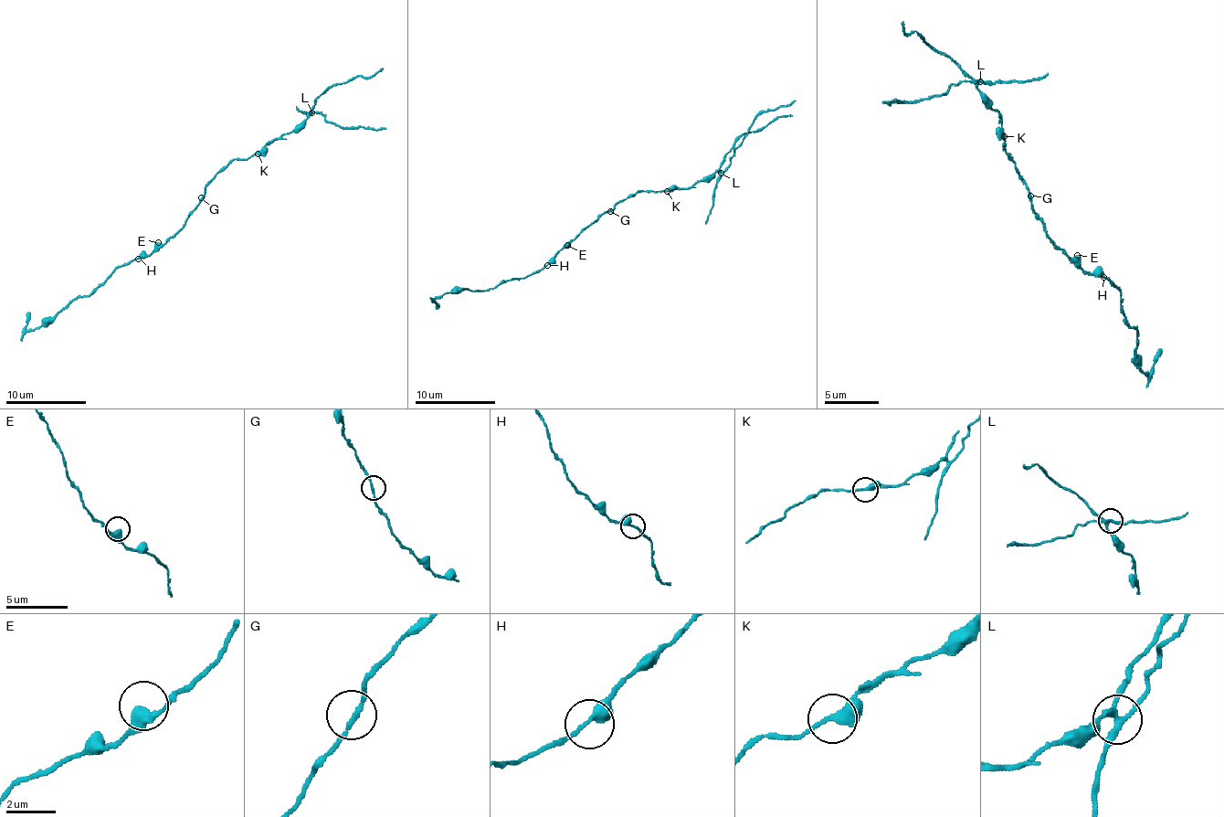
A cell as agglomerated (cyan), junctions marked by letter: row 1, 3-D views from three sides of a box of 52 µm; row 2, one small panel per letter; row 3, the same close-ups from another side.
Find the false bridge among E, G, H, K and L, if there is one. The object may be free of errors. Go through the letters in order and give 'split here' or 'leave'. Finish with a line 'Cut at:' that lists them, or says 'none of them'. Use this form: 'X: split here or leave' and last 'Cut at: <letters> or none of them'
E: leave
G: leave
H: leave
K: leave
L: split here
Cut at: L

